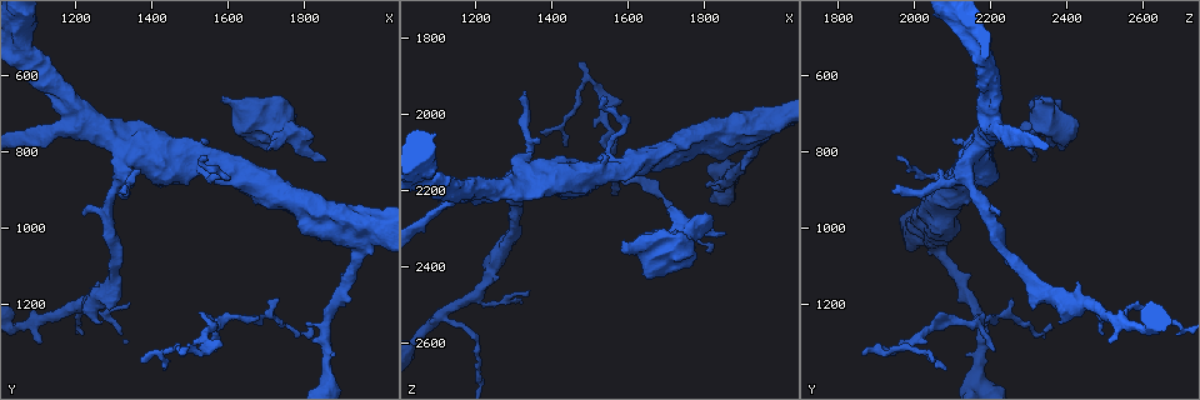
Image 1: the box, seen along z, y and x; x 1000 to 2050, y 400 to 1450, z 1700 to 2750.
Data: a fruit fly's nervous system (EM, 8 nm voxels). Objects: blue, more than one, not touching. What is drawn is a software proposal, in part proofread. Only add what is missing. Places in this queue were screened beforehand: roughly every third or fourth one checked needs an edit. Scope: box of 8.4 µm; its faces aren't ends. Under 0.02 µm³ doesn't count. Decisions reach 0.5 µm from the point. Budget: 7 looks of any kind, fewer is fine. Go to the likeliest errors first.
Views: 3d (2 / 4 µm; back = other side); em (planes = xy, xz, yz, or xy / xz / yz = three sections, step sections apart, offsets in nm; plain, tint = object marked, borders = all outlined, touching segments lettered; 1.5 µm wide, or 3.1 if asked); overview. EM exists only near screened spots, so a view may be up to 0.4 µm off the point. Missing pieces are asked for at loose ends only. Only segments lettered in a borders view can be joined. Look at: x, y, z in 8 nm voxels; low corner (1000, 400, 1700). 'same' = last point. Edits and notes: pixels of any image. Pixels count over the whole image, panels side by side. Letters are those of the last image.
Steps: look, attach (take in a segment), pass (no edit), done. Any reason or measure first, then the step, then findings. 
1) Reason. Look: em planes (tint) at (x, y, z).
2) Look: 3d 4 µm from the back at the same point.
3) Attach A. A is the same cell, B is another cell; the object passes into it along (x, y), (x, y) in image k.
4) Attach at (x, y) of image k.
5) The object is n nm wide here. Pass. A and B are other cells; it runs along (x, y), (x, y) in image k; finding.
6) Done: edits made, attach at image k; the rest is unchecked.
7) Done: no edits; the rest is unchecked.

Free end. Look: em planes (borders) at (1580, 670, 2360).

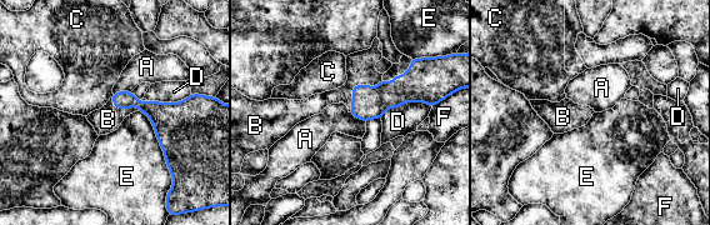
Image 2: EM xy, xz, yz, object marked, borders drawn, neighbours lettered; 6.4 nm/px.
Attach B. B is the same cell, A, C, D, E and F are other cells; the object passes into it along (368, 103), (356, 85), (360, 66) in image 2; the neuron continues.

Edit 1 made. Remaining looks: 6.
Branch stops here. Look: 3d 4 µm at (1470, 1320, 1860).

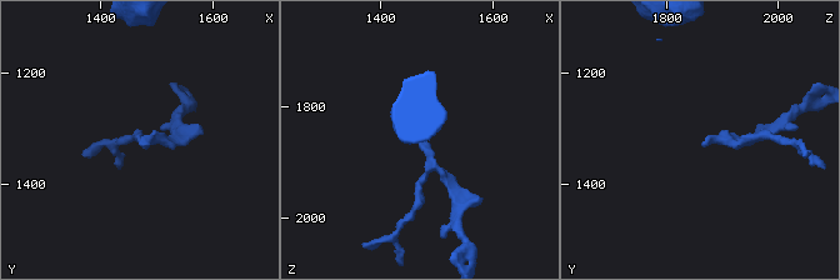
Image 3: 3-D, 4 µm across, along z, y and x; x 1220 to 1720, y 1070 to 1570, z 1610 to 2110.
Look: em yz step 4 (borders) at (1470, 1330, 1870).

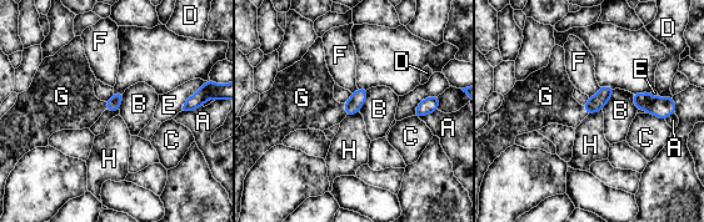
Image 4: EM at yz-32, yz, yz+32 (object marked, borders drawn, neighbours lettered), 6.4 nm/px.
The object is 80 nm wide here. Attach G. G is the same cell, A, B, C, D, E, F and H are other cells; the object passes into it along (354, 104), (344, 109), (306, 100) in image 4; the neuron continues.

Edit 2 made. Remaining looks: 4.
Done: edits made, attach at image 2, attach at image 4; the rest is unchecked.

